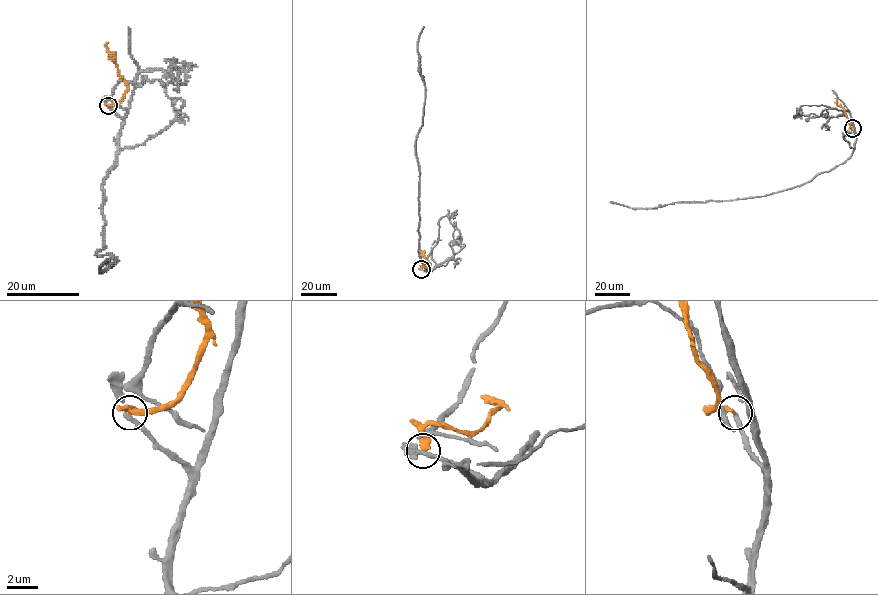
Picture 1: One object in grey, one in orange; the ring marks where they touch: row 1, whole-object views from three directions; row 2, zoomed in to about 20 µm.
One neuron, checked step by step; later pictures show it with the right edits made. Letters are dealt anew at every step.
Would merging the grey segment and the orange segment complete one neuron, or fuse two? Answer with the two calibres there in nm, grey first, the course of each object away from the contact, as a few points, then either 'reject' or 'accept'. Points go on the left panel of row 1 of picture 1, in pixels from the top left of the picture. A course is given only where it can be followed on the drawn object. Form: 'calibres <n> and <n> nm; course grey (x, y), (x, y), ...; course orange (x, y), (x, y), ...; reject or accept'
calibres 240 and 360 nm; course grey (108, 105), (122, 120), (117, 163), (104, 181), (104, 247), (96, 254), (117, 259), (100, 270), (114, 257); course orange (108, 105), (120, 102), (126, 86), (110, 58), (108, 42); reject

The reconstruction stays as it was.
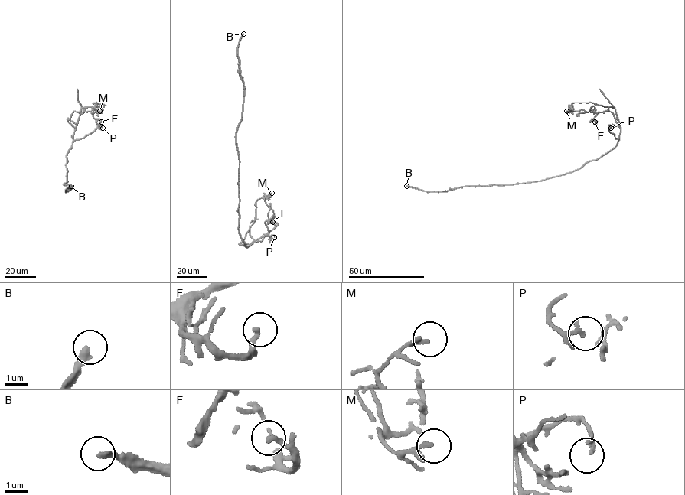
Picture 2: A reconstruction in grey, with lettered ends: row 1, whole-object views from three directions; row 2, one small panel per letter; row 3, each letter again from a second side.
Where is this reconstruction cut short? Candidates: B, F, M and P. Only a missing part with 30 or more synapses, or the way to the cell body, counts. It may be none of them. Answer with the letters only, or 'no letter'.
B

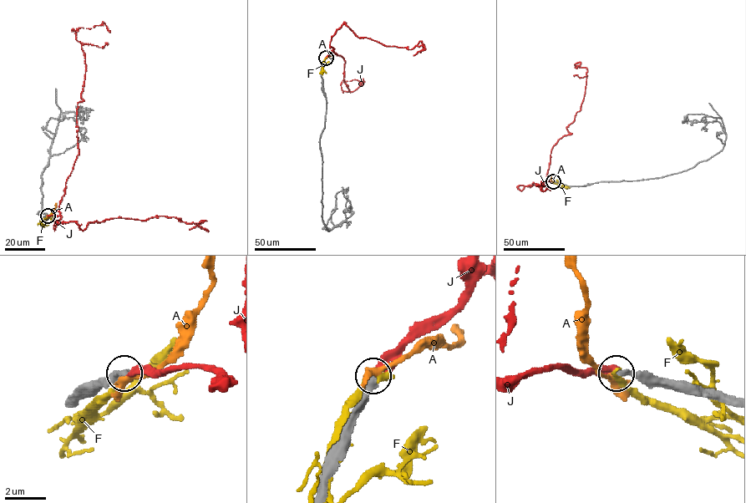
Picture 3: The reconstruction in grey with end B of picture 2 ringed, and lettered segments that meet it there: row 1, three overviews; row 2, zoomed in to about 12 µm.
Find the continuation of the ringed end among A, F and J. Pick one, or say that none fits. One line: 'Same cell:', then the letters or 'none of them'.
Same cell: J

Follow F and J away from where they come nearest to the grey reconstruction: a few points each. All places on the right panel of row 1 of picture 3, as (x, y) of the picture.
F: (553, 181), (568, 187)
J: (553, 181), (545, 181), (552, 148), (571, 134), (584, 94), (587, 69), (577, 68)

